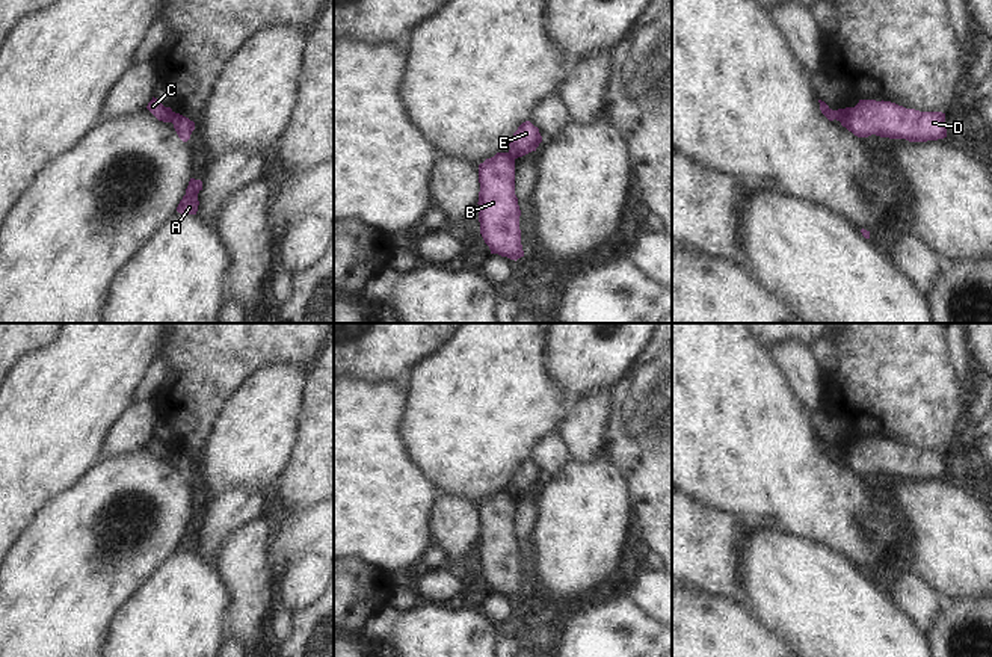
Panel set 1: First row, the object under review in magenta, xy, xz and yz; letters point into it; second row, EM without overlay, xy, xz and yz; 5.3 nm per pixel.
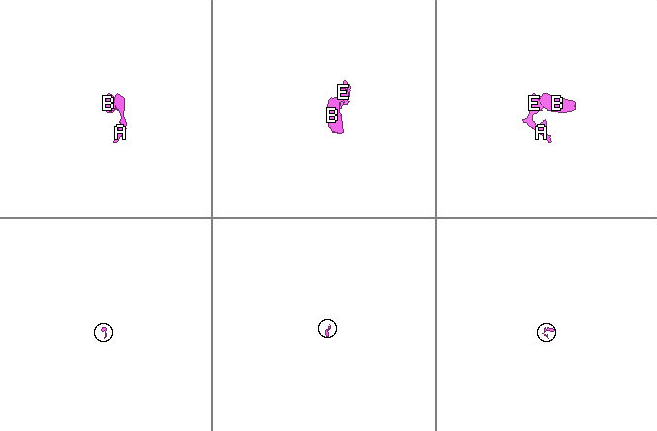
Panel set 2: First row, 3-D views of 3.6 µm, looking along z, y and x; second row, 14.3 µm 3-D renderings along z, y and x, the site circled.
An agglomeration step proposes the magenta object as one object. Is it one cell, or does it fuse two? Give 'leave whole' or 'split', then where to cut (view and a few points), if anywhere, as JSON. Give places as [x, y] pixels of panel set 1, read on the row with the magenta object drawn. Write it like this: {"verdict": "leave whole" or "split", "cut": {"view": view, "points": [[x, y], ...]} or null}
{"verdict": "split", "cut": {"view": "xy", "points": [[174, 112], [171, 121]]}}

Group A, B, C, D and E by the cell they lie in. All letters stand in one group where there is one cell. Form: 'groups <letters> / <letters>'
groups A E / B C D

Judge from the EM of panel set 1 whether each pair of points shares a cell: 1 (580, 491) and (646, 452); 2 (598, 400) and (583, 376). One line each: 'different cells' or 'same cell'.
1: different cells
2: different cells

